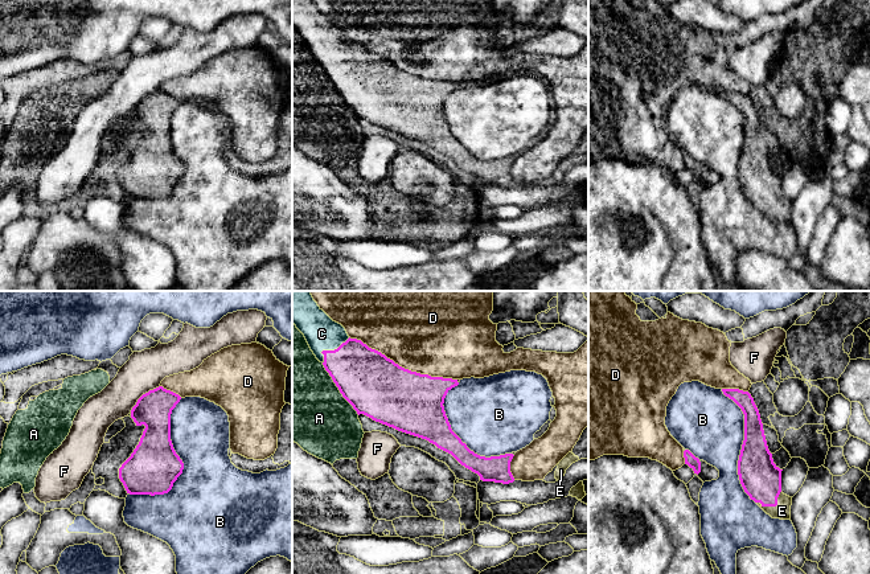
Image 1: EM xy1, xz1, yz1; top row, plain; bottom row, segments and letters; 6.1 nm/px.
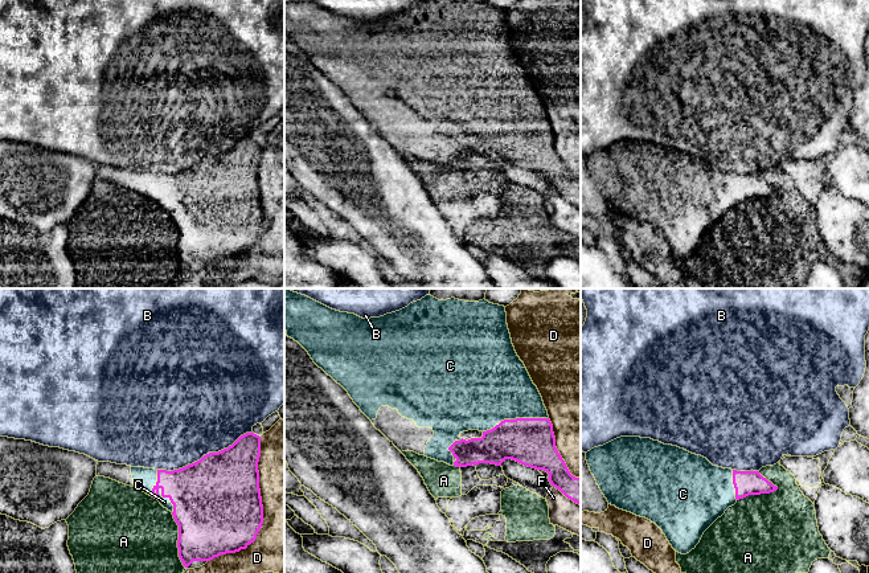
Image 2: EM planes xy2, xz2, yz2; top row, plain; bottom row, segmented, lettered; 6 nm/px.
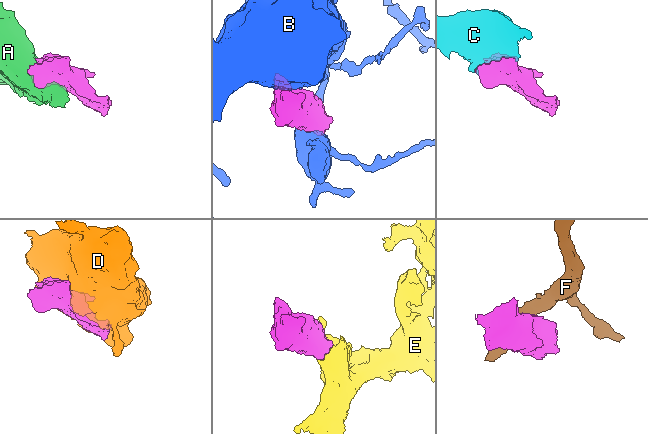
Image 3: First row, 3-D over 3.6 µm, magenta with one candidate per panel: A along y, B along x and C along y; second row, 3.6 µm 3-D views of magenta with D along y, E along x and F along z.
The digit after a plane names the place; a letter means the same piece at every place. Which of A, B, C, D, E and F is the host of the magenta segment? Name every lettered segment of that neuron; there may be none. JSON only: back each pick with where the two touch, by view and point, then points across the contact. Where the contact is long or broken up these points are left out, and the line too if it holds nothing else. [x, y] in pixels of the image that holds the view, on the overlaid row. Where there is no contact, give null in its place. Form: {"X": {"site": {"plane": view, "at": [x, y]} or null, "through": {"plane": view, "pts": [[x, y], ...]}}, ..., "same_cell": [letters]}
{"C": {"site": {"plane": "xz2", "at": [516, 418]}}, "E": {"site": {"plane": "yz1", "at": [772, 505]}}, "same_cell": ["C", "E"]}

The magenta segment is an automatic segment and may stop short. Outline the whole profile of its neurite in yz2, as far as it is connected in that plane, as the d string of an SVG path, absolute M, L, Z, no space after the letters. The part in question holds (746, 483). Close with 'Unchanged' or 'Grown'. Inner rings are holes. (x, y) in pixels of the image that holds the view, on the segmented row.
M616 438L587 451L586 461L608 504L655 523L681 554L694 549L704 532L739 499L778 490L759 471L713 466L701 455L651 438Z. Grown

